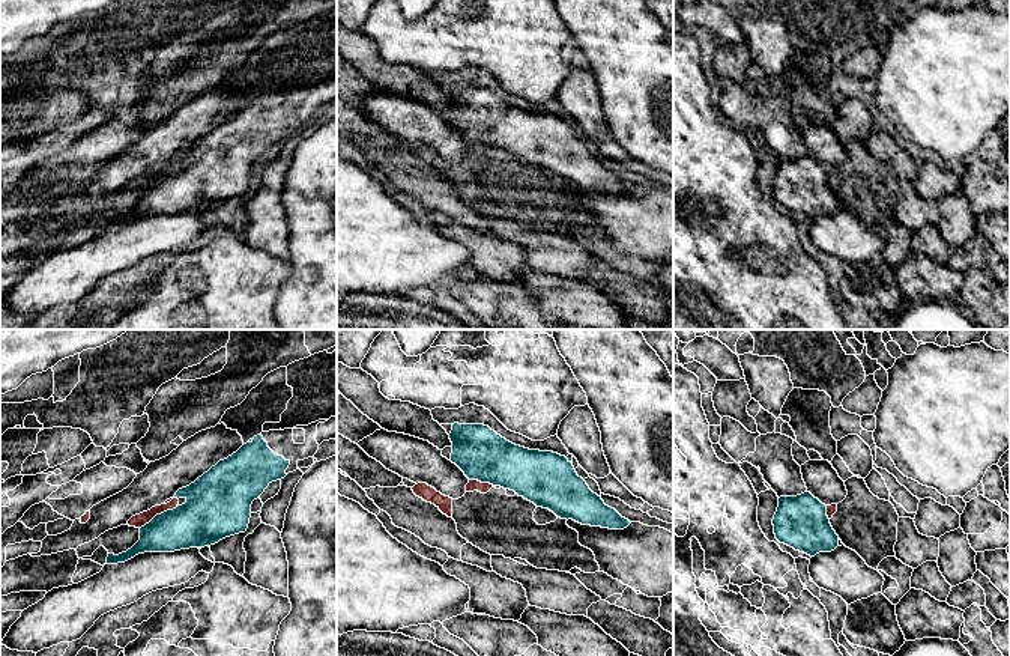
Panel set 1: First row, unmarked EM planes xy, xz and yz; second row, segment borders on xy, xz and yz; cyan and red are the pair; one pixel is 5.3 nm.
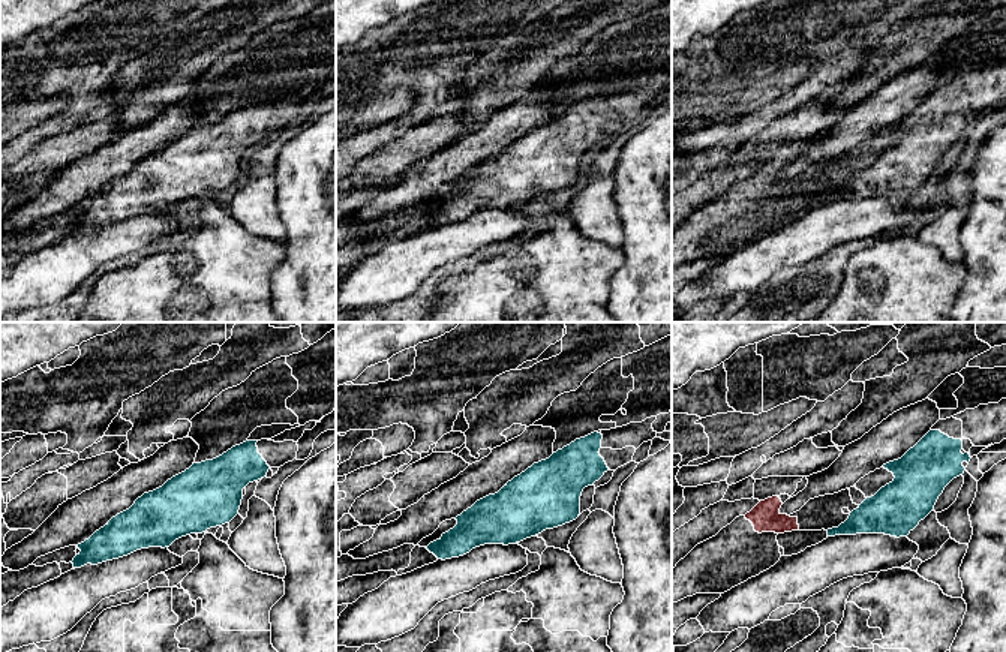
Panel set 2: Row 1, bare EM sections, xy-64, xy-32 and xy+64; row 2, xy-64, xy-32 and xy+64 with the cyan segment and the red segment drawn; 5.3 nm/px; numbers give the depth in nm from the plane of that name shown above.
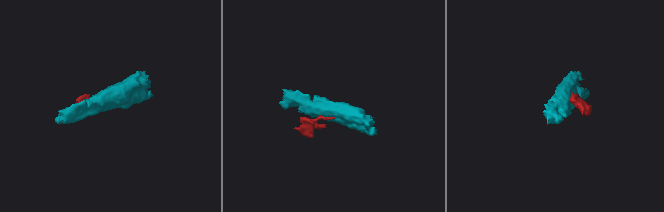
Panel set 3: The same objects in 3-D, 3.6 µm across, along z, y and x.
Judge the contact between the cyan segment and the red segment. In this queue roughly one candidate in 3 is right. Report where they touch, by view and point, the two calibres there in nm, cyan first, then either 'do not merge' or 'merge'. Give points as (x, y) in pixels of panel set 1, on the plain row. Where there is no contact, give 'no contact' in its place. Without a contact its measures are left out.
xy (158, 178) | 280/70 nm | do not merge

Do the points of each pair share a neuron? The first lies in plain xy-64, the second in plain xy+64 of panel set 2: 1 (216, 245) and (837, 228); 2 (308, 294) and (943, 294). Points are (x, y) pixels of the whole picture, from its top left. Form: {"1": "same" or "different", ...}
{"1": "different", "2": "different"}

